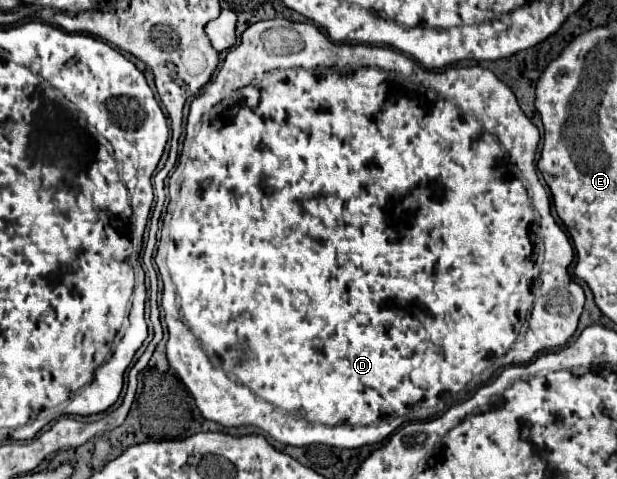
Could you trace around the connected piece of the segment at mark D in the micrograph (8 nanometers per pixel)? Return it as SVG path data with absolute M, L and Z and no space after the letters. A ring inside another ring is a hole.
M265 19L243 31L239 45L235 45L229 51L215 81L207 85L203 93L197 95L191 103L183 151L175 165L177 169L169 179L169 203L155 262L163 280L161 307L169 329L167 359L171 369L193 395L205 419L215 421L227 429L257 427L283 445L305 447L321 443L341 449L355 449L387 439L397 427L409 421L441 415L447 409L449 397L467 389L467 385L475 377L483 375L485 371L489 371L491 377L499 367L529 363L535 355L547 349L563 347L575 333L579 315L583 311L585 295L581 285L569 273L569 265L573 261L573 247L569 243L567 233L561 229L561 225L557 225L553 215L549 215L549 243L545 243L539 225L539 217L551 213L549 195L541 185L535 169L539 129L525 117L525 113L517 105L513 91L503 81L499 81L489 69L447 67L447 71L433 71L435 91L431 87L413 83L411 79L425 79L425 69L419 63L415 63L415 59L403 53L397 53L387 47L339 45L327 39L311 23L293 23L289 19ZM523 319L527 319L527 329L517 337L517 325Z

